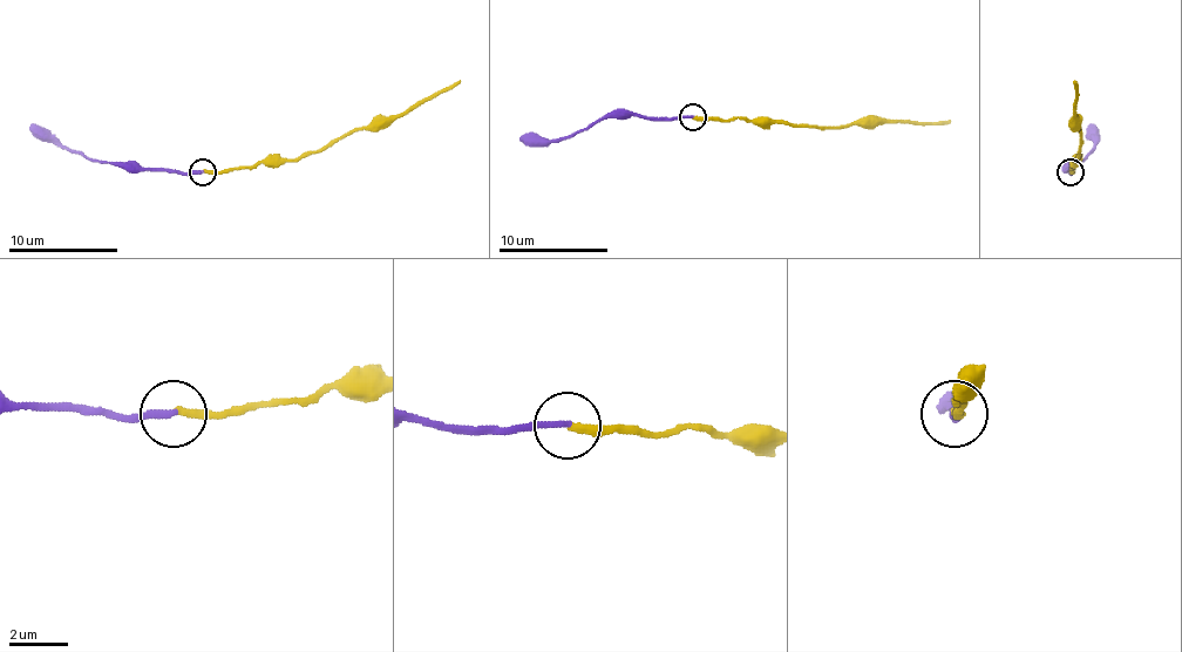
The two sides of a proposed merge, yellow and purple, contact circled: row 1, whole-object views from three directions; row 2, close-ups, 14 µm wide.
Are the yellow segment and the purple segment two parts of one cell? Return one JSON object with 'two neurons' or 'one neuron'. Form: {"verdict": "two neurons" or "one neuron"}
{"verdict": "one neuron"}

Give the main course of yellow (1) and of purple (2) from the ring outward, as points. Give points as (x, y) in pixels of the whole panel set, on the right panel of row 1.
1: (1071, 171), (1079, 153), (1074, 81)
2: (1071, 171), (1068, 169), (1093, 149), (1091, 124)

